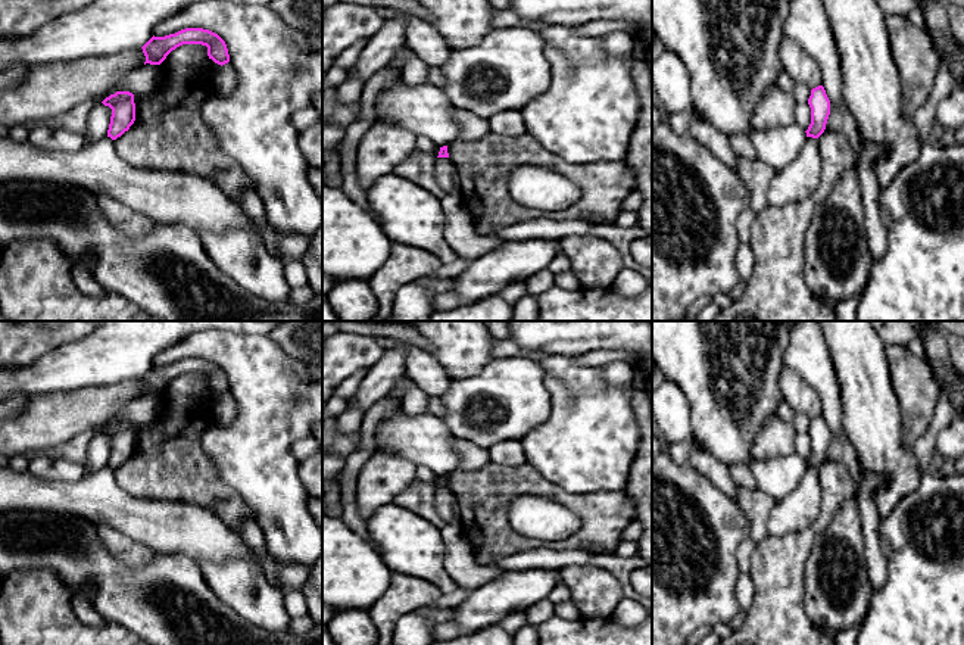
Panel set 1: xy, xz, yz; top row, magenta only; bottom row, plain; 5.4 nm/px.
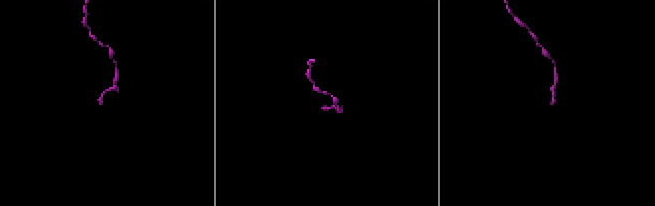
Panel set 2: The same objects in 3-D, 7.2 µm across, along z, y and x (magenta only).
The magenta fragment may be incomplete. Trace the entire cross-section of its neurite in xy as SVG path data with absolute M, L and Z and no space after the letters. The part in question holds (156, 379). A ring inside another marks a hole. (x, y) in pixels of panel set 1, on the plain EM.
M185 358L165 367L152 367L141 378L146 393L160 395L166 386L182 374L202 374L208 377L208 386L218 395L230 392L225 371L215 362L203 358Z

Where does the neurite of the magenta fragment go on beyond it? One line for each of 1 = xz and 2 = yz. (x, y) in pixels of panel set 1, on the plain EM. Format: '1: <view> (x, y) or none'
1: none
2: none

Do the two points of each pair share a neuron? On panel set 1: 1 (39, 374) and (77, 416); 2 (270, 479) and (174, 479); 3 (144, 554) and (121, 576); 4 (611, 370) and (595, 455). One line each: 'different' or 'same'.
1: different
2: different
3: different
4: different

